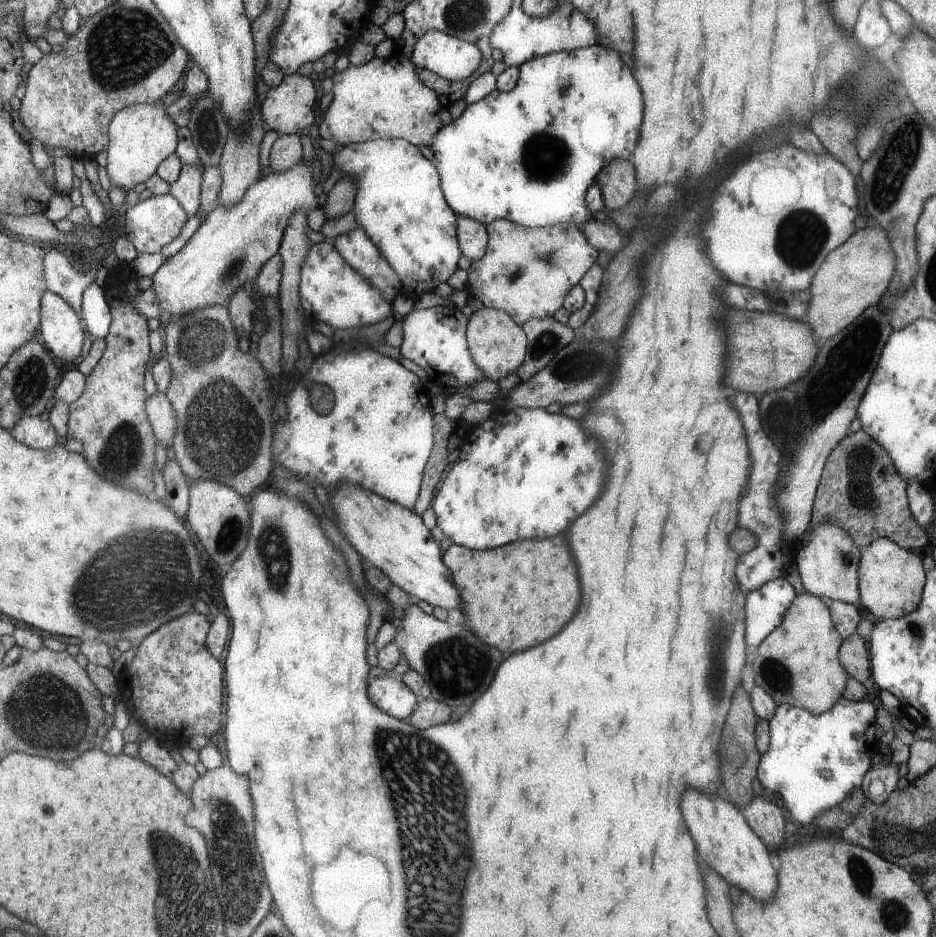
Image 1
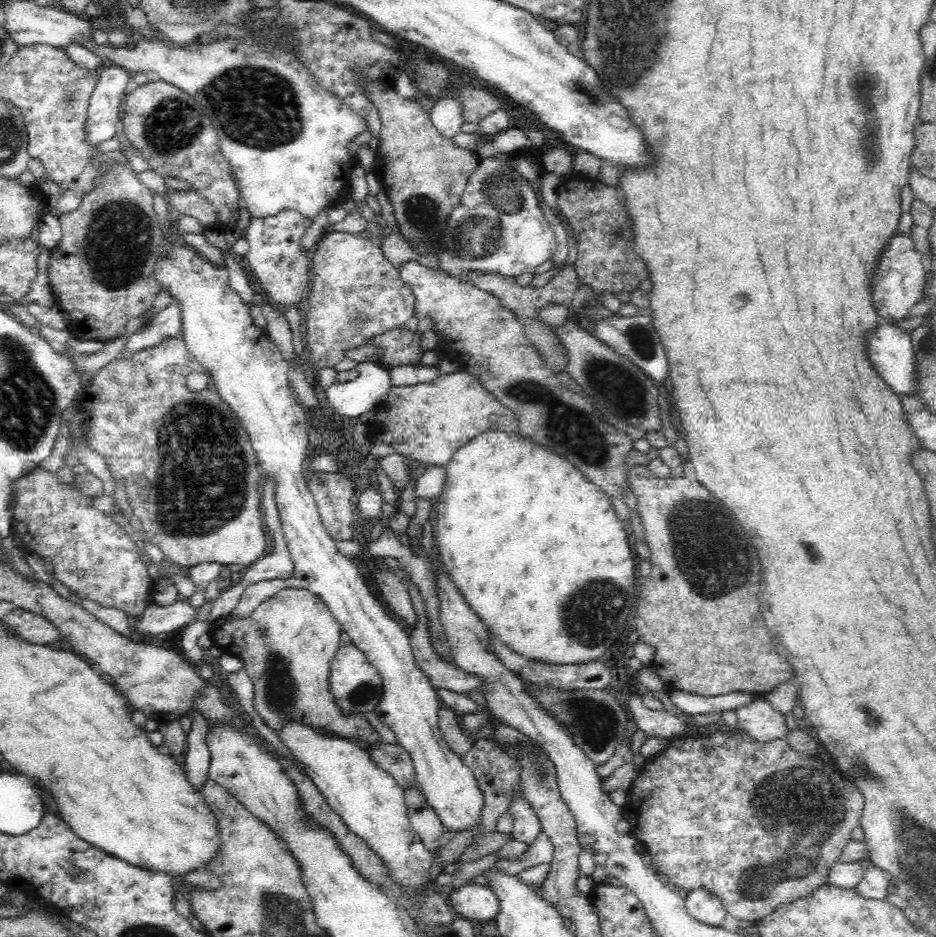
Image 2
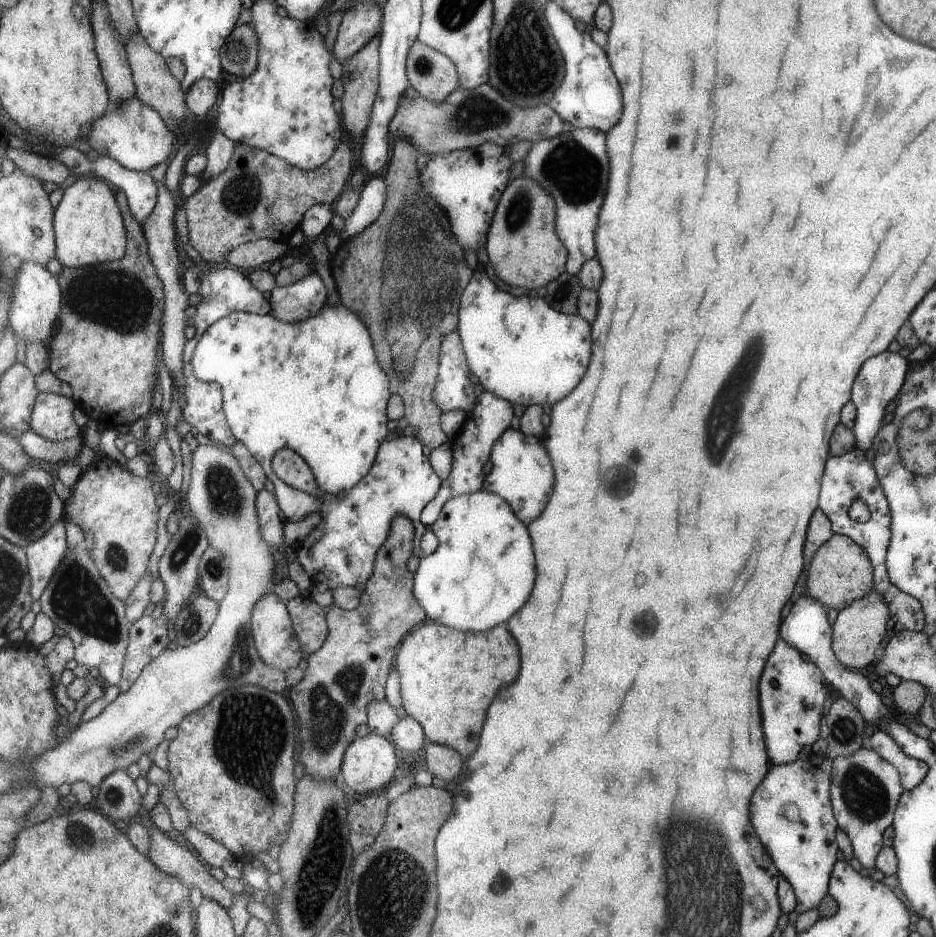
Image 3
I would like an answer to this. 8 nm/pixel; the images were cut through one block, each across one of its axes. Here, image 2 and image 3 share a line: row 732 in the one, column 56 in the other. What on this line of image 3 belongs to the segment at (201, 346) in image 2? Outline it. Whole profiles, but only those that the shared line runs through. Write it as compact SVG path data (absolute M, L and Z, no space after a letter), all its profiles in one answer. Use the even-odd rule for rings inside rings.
M40 392L32 414L32 430L52 441L66 441L82 436L84 428L75 422L76 400Z

